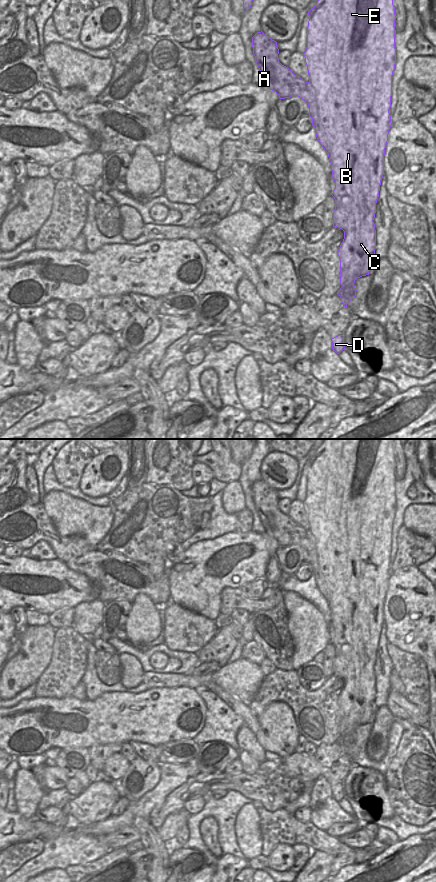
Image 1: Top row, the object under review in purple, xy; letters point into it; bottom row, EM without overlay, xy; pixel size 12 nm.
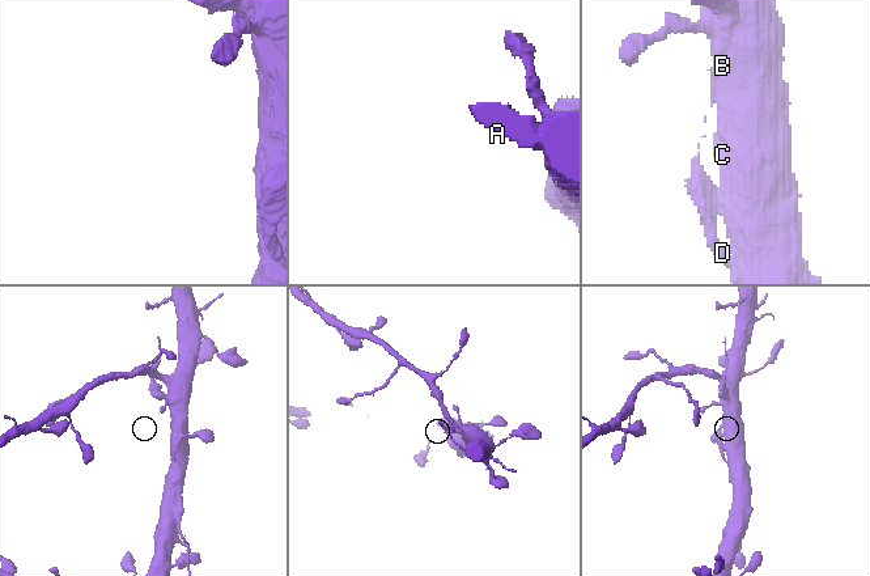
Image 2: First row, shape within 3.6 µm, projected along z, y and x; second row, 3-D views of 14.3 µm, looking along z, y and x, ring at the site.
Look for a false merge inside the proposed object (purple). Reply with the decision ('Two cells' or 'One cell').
Two cells

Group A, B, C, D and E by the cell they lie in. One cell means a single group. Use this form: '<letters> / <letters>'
A D / B C E

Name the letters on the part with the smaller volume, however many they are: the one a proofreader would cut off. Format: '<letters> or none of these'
A, D

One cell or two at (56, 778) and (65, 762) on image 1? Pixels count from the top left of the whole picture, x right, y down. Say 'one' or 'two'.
two

